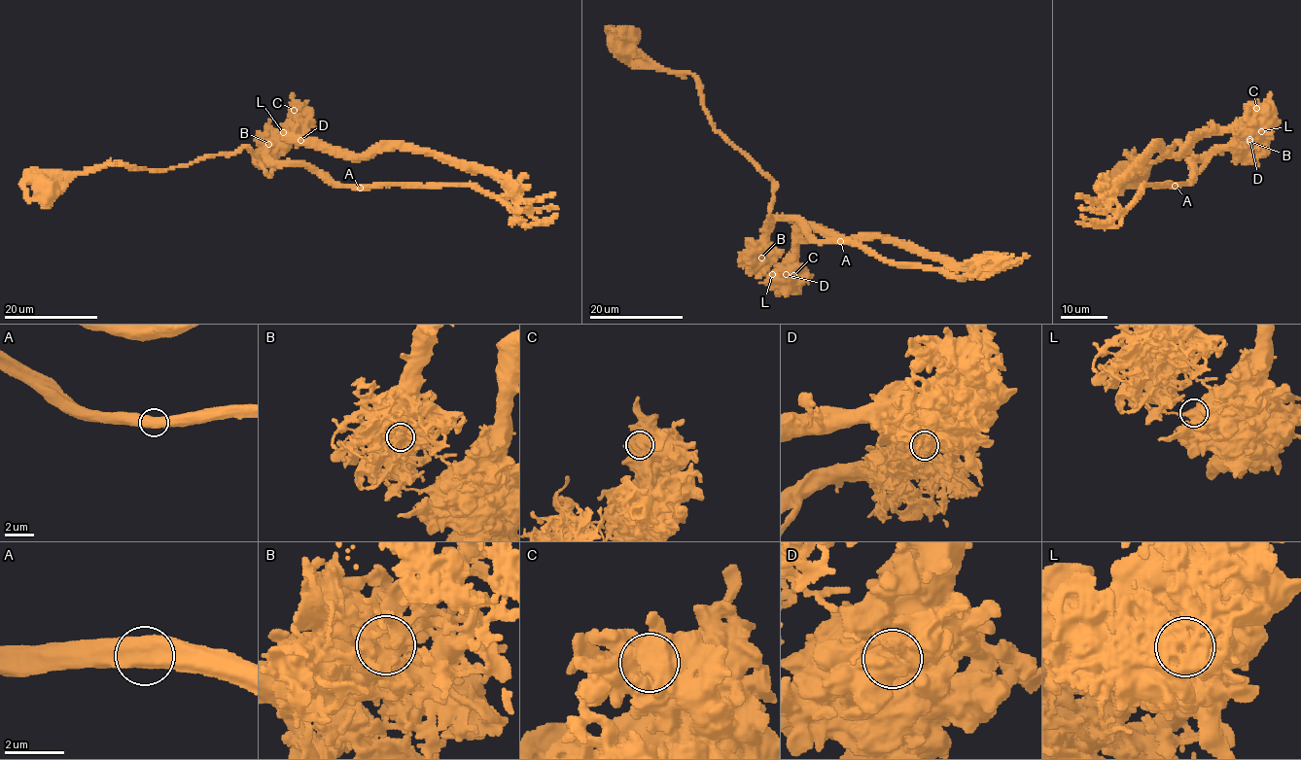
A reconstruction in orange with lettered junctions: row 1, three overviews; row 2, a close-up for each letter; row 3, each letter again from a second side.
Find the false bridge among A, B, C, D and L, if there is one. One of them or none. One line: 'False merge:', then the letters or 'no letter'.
False merge: L

